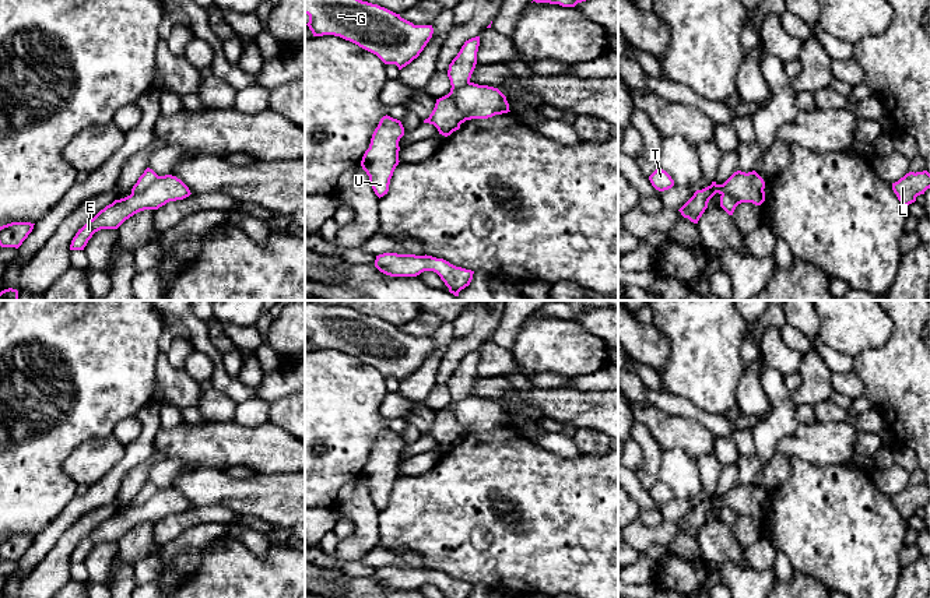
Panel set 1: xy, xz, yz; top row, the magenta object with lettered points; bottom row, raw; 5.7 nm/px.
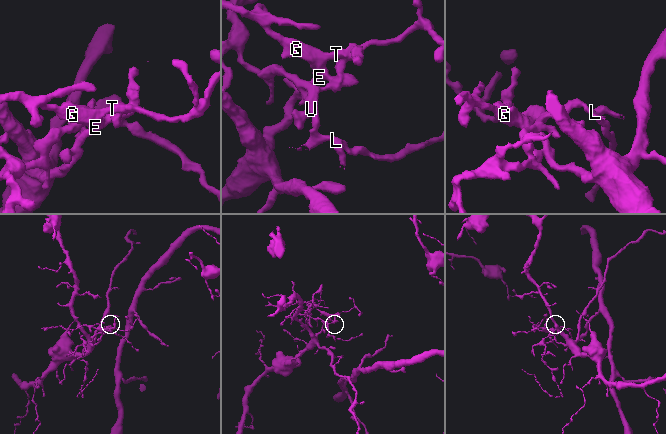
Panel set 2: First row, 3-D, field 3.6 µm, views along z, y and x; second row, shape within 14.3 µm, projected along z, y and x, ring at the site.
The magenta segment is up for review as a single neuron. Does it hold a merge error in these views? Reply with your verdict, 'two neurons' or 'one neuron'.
one neuron

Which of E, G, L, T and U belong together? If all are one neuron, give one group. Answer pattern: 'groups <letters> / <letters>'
groups E G L T U

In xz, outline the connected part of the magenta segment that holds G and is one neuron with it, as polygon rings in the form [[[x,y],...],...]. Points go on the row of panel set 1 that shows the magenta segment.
[[[305,0],[305,14],[309,15],[309,22],[306,25],[313,36],[340,36],[376,54],[385,64],[396,64],[399,70],[420,56],[434,34],[432,25],[414,25],[401,18],[400,14],[362,0]]]

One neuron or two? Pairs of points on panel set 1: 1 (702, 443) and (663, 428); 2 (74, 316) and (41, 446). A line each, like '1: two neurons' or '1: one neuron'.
1: one neuron
2: one neuron

